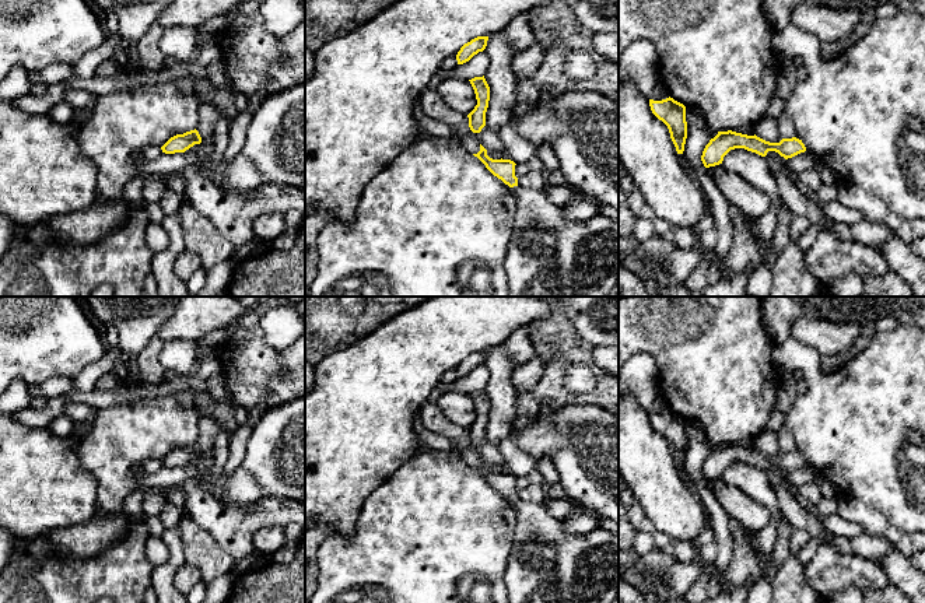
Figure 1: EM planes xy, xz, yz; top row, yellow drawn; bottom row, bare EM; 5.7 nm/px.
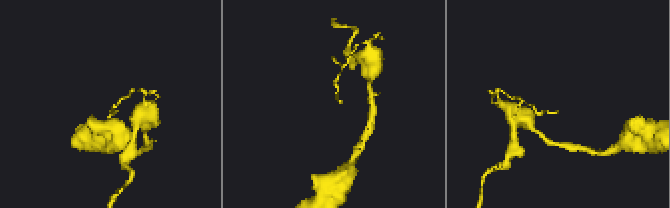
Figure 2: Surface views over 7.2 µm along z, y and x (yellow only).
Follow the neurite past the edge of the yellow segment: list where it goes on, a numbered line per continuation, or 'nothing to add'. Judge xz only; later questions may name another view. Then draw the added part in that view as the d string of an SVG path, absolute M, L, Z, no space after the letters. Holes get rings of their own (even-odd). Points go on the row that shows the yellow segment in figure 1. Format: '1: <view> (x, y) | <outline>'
1: xz (547, 255) | M512 187L516 214L507 250L508 297L607 297L619 287L619 222L602 214L586 221L568 221L544 190Z

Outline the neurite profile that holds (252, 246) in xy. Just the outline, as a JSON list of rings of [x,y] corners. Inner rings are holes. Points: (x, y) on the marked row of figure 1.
[[[252,238],[250,241],[248,241],[245,245],[242,245],[238,249],[236,256],[242,262],[242,260],[246,260],[250,256],[259,253],[263,248],[264,246],[259,241],[256,241],[255,238]]]

